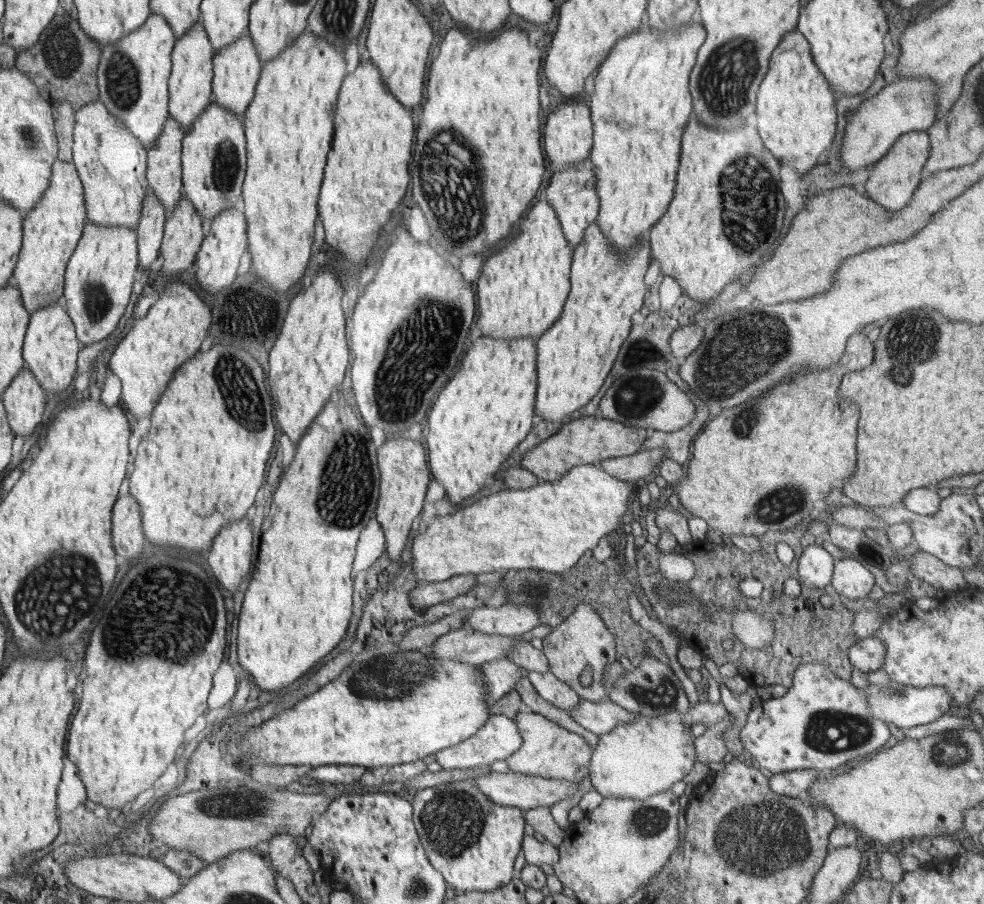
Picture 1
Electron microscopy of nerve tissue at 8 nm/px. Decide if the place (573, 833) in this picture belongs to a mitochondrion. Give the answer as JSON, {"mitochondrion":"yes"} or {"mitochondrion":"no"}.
{"mitochondrion":"no"}

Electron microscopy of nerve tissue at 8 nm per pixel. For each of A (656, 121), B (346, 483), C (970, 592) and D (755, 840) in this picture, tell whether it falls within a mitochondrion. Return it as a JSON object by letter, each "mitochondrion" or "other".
{"A":"other","B":"mitochondrion","C":"other","D":"mitochondrion"}

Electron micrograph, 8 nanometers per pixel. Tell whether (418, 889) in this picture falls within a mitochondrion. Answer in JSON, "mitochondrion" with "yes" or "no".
{"mitochondrion":"yes"}

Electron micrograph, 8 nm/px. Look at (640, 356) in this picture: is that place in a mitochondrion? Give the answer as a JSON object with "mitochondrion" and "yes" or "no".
{"mitochondrion":"yes"}

